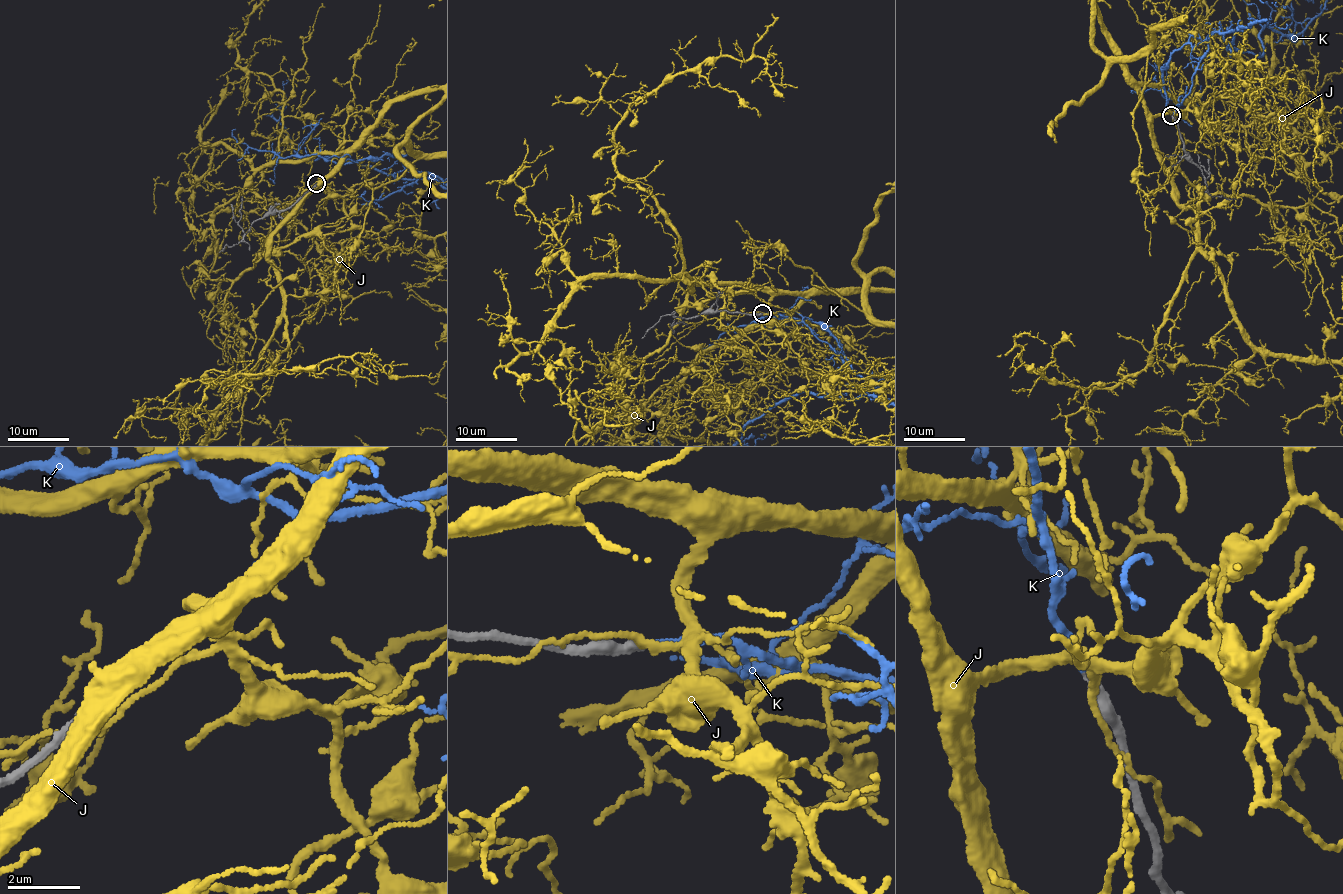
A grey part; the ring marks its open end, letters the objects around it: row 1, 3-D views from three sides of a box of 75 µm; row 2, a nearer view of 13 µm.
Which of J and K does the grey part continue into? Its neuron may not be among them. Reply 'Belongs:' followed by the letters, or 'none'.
Belongs: K

